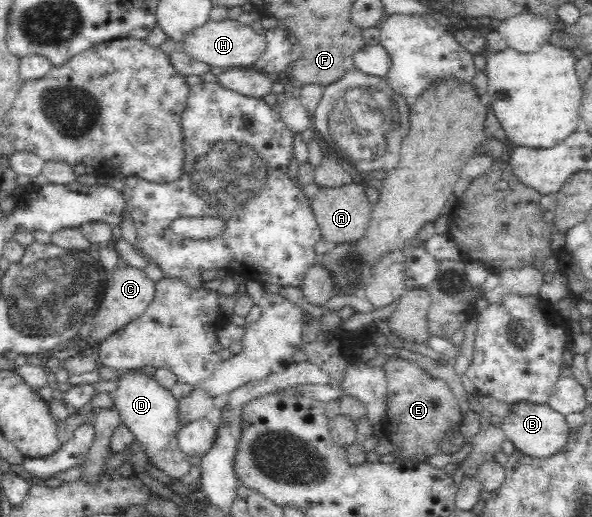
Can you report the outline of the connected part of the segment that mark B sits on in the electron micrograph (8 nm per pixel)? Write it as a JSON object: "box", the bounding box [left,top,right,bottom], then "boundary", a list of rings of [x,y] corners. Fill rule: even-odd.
{"box":[501,401,570,458],"boundary":[[[526,401],[511,405],[510,414],[502,420],[501,430],[505,439],[514,444],[515,450],[532,458],[548,458],[562,449],[570,436],[570,428],[563,414],[556,412],[546,404],[534,404]]]}

